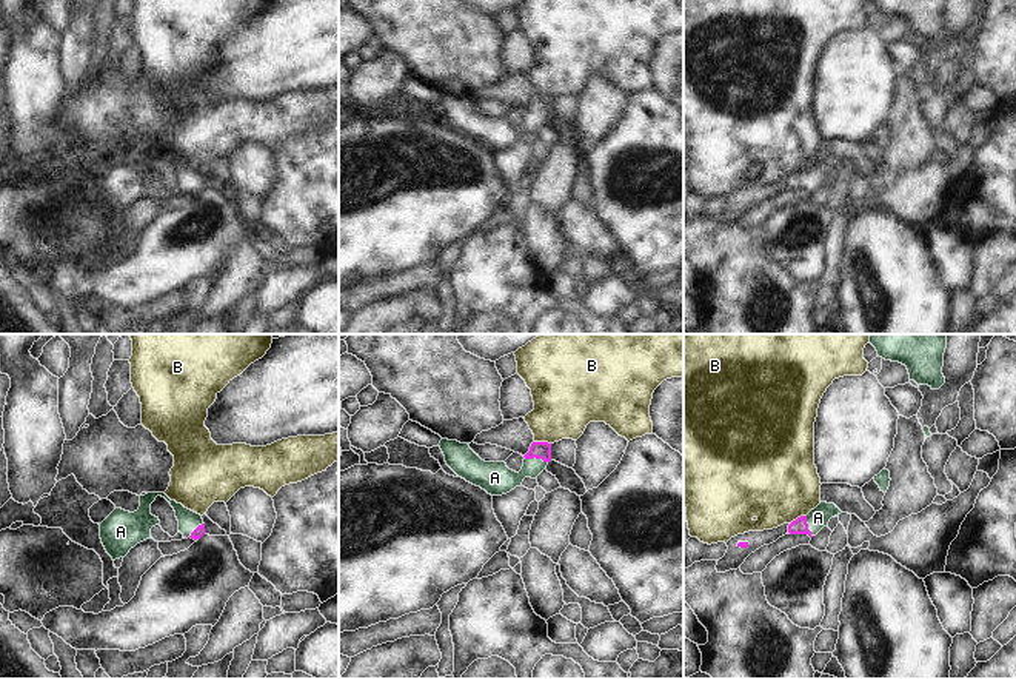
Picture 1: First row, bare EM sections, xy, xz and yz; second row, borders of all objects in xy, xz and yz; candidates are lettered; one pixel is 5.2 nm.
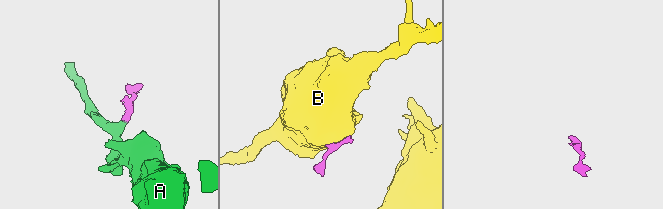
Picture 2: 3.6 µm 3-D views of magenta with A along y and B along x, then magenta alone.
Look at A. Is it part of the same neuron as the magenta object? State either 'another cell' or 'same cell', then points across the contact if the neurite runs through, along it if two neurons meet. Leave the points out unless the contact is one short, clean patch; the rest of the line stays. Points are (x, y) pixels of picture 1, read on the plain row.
same cell | across xz (541, 105), (536, 113), (518, 133), (494, 133)

